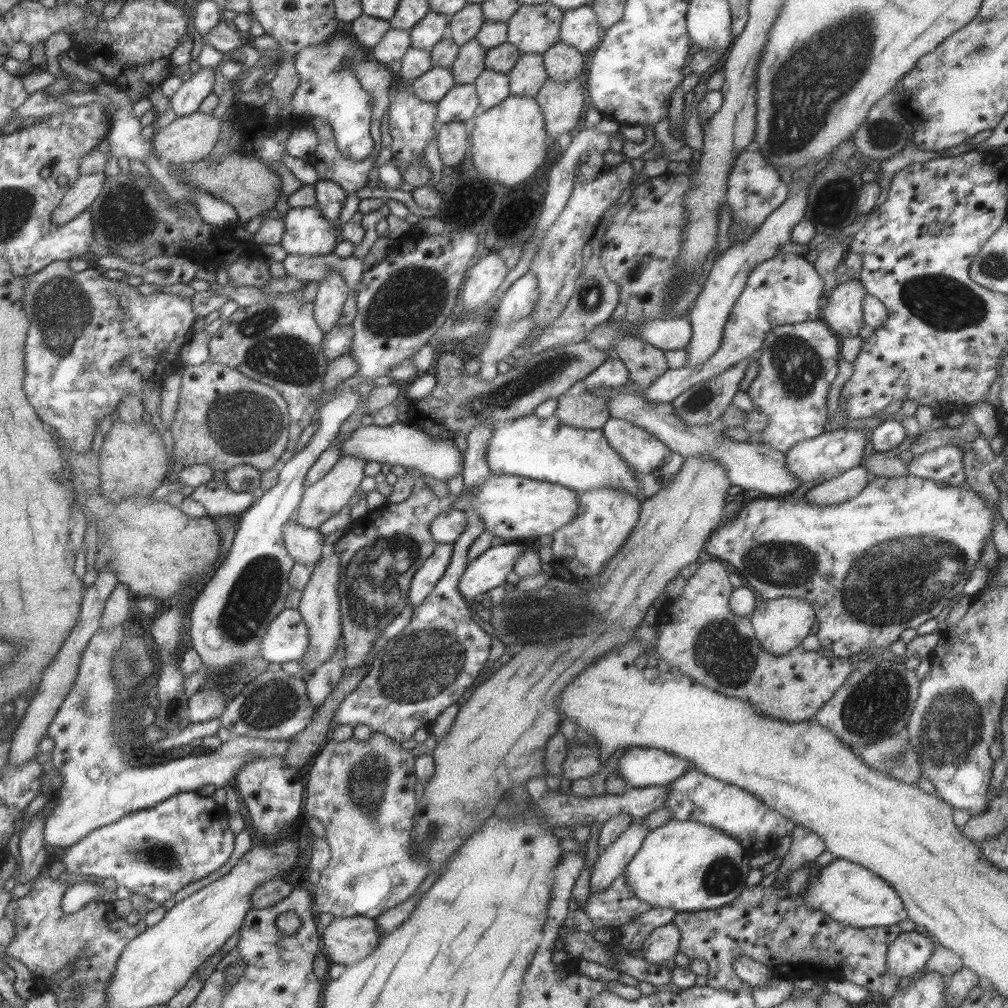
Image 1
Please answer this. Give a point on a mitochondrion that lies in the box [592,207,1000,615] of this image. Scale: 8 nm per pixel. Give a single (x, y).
(932, 300)

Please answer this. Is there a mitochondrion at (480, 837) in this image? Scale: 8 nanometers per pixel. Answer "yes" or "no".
no

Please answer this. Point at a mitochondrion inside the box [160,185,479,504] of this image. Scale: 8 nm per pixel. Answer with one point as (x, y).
(242, 424)

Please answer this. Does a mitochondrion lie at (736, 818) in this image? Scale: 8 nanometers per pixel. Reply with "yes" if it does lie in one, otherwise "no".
no

